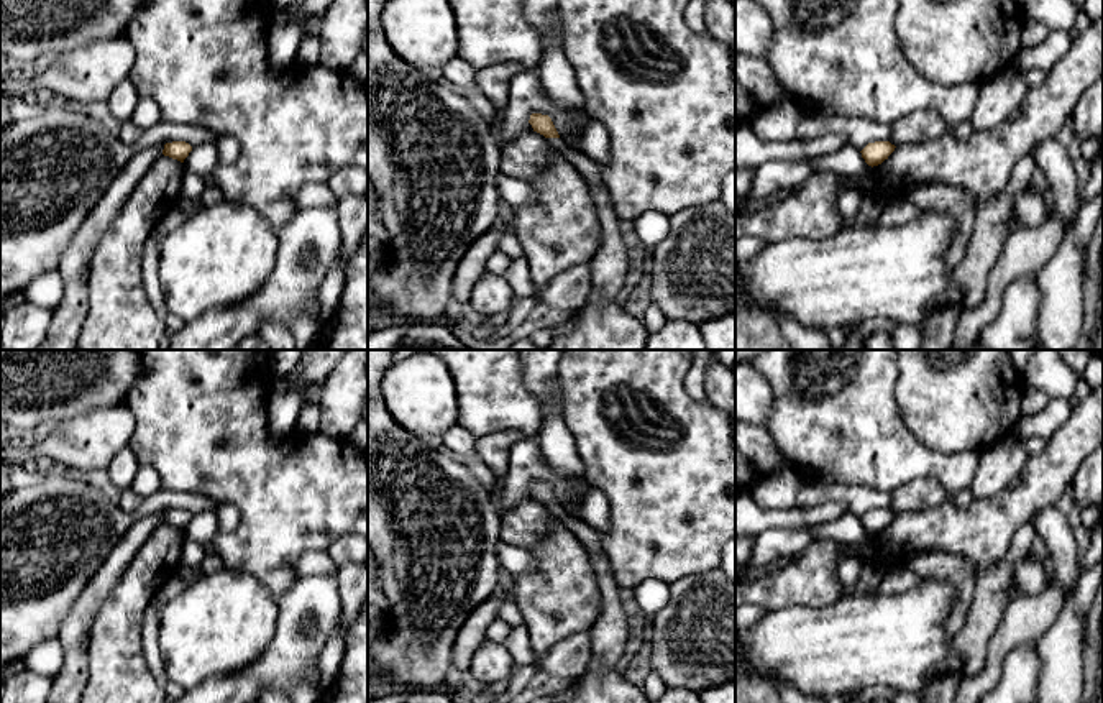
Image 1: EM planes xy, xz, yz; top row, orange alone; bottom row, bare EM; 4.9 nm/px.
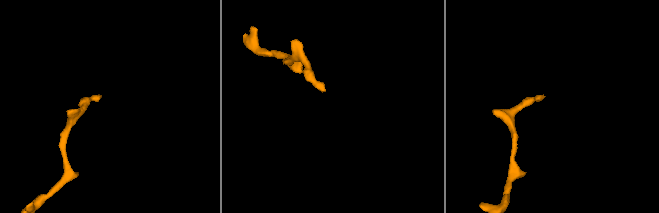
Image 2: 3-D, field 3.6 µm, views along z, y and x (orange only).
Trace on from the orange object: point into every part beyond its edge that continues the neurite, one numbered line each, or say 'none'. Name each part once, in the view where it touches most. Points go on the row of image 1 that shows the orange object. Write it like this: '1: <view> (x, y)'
1: xz (590, 171)

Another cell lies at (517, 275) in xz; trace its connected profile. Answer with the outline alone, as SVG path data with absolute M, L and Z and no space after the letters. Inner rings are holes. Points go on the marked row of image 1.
M525 258L512 260L510 266L504 273L514 296L530 297L535 294L535 284L530 276L530 266Z

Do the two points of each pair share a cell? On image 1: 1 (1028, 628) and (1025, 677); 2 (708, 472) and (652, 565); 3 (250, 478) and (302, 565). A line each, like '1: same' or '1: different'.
1: different
2: same
3: different

